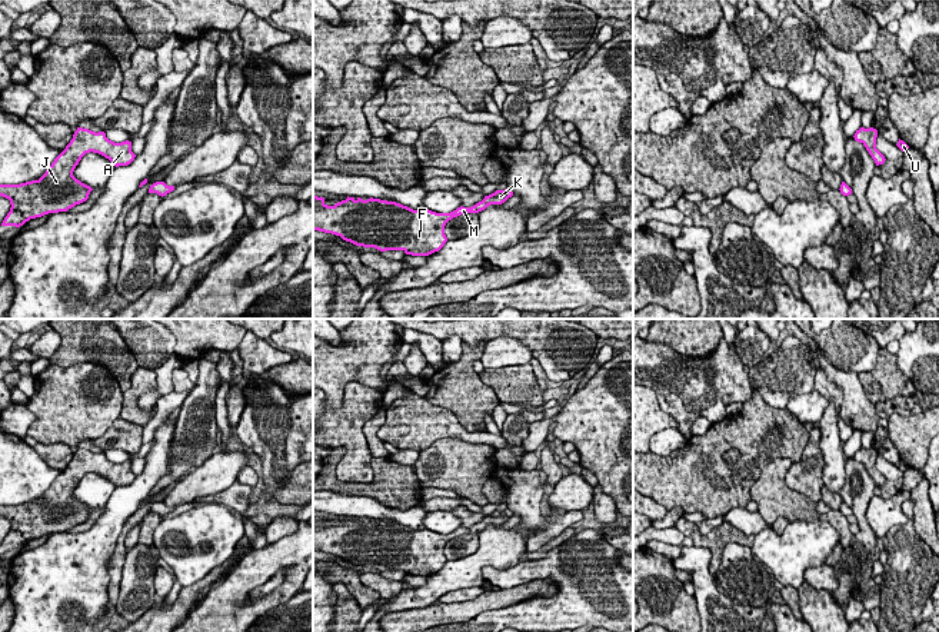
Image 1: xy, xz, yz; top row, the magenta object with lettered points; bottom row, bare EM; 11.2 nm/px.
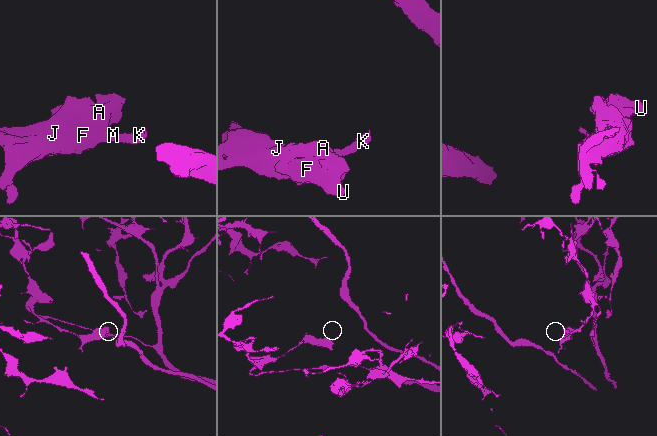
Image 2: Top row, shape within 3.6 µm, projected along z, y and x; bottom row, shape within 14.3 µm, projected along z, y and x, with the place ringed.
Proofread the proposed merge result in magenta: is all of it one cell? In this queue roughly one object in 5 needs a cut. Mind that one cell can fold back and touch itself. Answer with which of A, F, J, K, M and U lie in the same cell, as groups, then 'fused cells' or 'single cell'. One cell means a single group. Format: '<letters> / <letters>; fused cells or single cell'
A F J K M U; single cell

